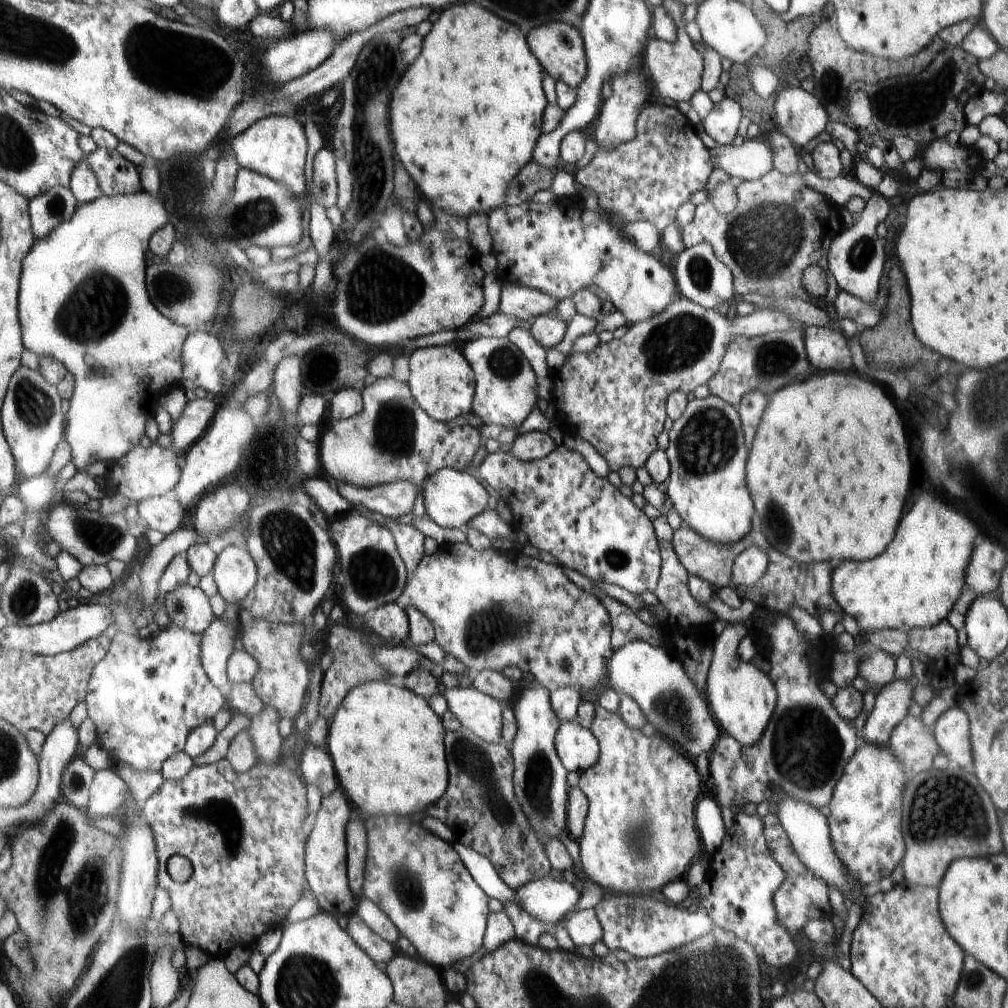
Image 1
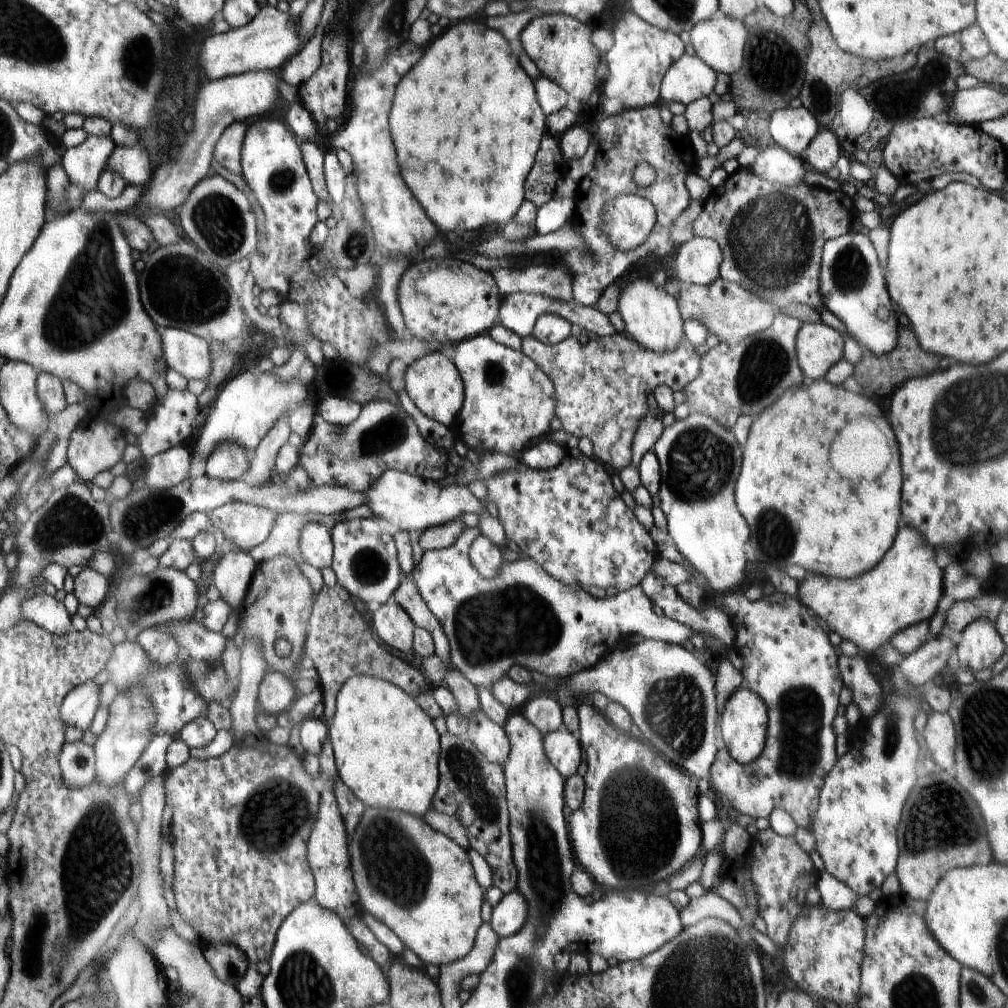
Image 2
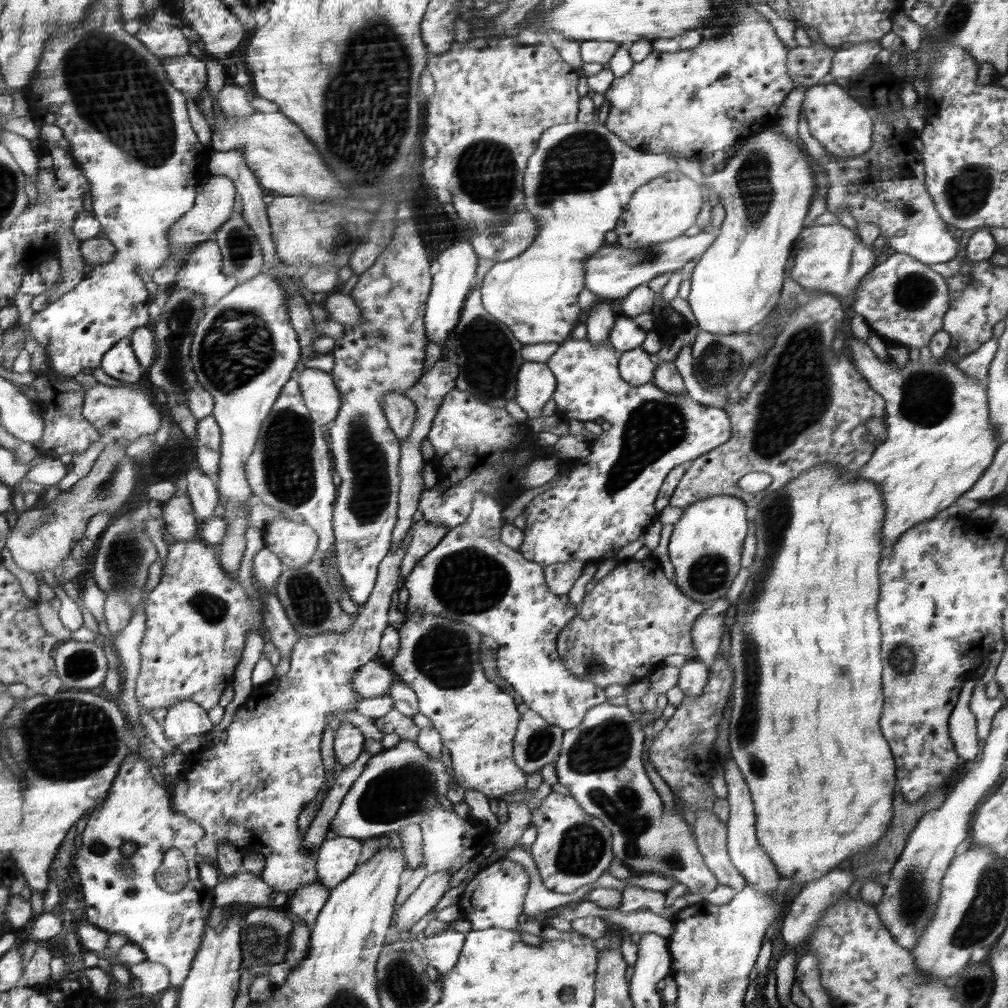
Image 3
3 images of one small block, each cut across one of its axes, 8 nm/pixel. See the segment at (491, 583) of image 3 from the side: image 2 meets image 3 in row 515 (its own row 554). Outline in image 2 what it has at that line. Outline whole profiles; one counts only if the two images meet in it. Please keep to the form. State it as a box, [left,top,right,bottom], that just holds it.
[469,535,504,579]

